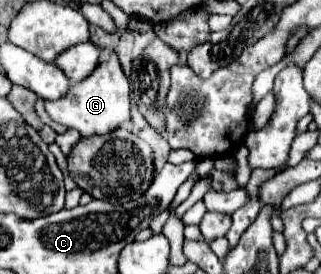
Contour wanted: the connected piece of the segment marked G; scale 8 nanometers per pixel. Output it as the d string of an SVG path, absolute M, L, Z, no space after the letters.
M110 53L108 59L102 61L96 67L96 71L92 71L92 75L88 75L88 79L82 79L80 83L72 83L64 99L44 101L44 109L56 123L76 129L82 137L94 133L104 135L118 129L122 123L130 121L130 87L116 53Z

